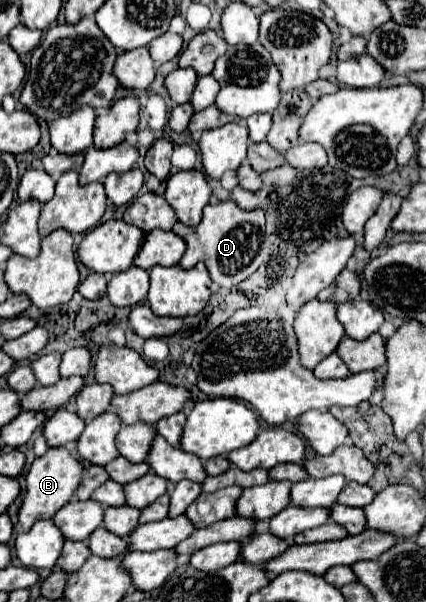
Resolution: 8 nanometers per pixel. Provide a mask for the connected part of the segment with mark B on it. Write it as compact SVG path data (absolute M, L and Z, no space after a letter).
M65 447L49 449L43 457L37 457L25 475L27 489L17 515L21 529L29 531L31 525L39 519L53 519L53 515L71 501L71 497L75 495L75 489L81 483L81 477L83 477L83 465Z

